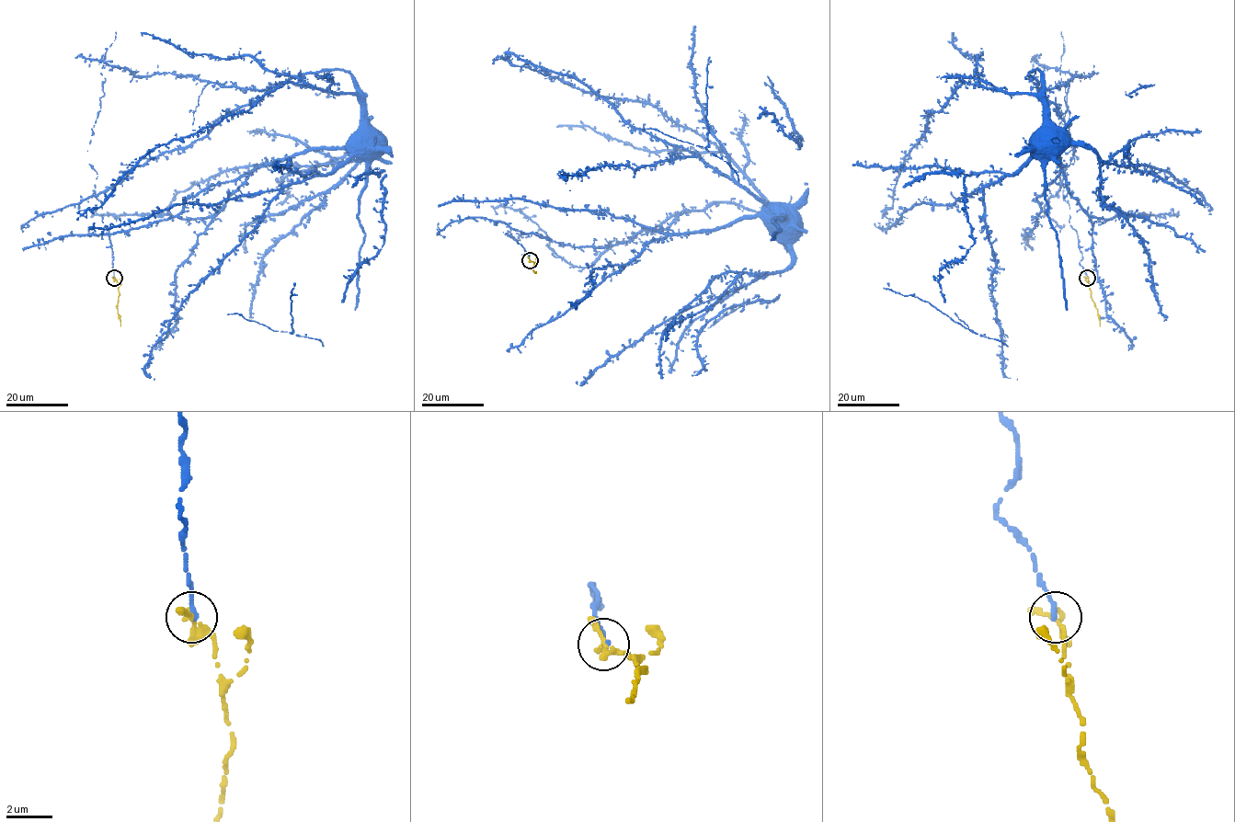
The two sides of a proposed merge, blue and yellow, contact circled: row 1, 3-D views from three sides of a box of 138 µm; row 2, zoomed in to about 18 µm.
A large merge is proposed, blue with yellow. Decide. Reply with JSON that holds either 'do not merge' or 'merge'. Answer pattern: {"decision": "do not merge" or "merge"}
{"decision": "merge"}

